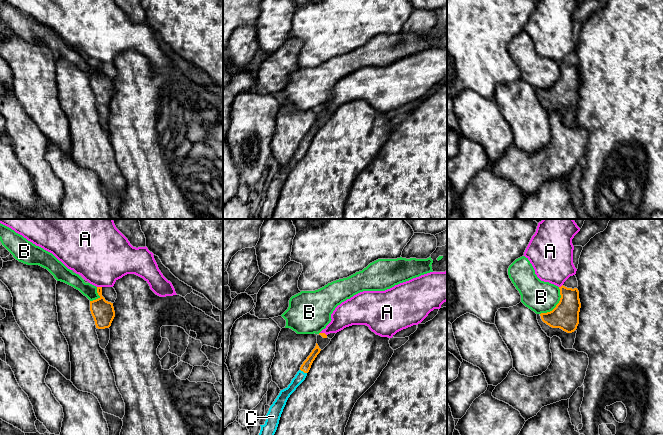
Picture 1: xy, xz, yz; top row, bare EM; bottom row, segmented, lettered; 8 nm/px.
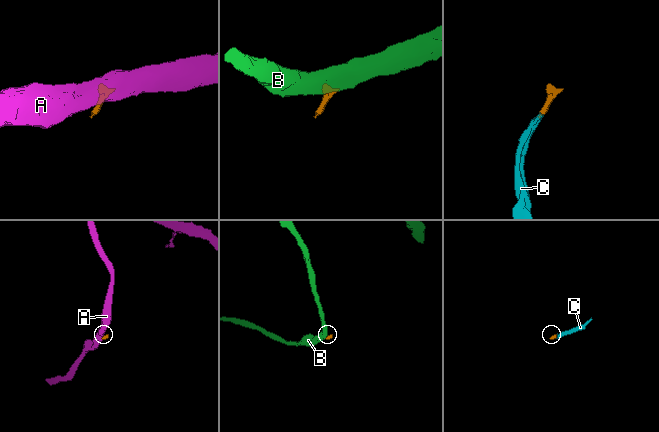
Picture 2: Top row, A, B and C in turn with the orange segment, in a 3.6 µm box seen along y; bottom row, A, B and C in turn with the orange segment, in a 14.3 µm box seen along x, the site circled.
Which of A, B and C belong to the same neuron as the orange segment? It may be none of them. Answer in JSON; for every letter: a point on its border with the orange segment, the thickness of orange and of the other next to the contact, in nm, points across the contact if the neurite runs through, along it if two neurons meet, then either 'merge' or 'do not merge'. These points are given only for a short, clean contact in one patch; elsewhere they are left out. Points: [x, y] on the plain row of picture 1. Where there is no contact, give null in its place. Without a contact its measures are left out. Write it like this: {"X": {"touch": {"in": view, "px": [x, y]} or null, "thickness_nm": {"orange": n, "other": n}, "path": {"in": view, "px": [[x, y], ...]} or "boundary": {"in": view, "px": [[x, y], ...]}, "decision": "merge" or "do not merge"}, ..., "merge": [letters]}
{"A": {"touch": {"in": "xy", "px": [99, 63]}, "thickness_nm": {"orange": 180, "other": 460}, "boundary": {"in": "xy", "px": [[97, 62], [101, 63]]}, "decision": "do not merge"}, "B": {"touch": {"in": "yz", "px": [557, 80]}, "thickness_nm": {"orange": 220, "other": 260}, "boundary": {"in": "yz", "px": [[559, 63], [559, 78], [551, 86], [540, 90]]}, "decision": "do not merge"}, "C": {"touch": {"in": "xz", "px": [303, 147]}, "thickness_nm": {"orange": 80, "other": 90}, "path": {"in": "xz", "px": [[305, 143], [303, 147], [300, 153], [284, 170]]}, "decision": "merge"}, "merge": ["C"]}

